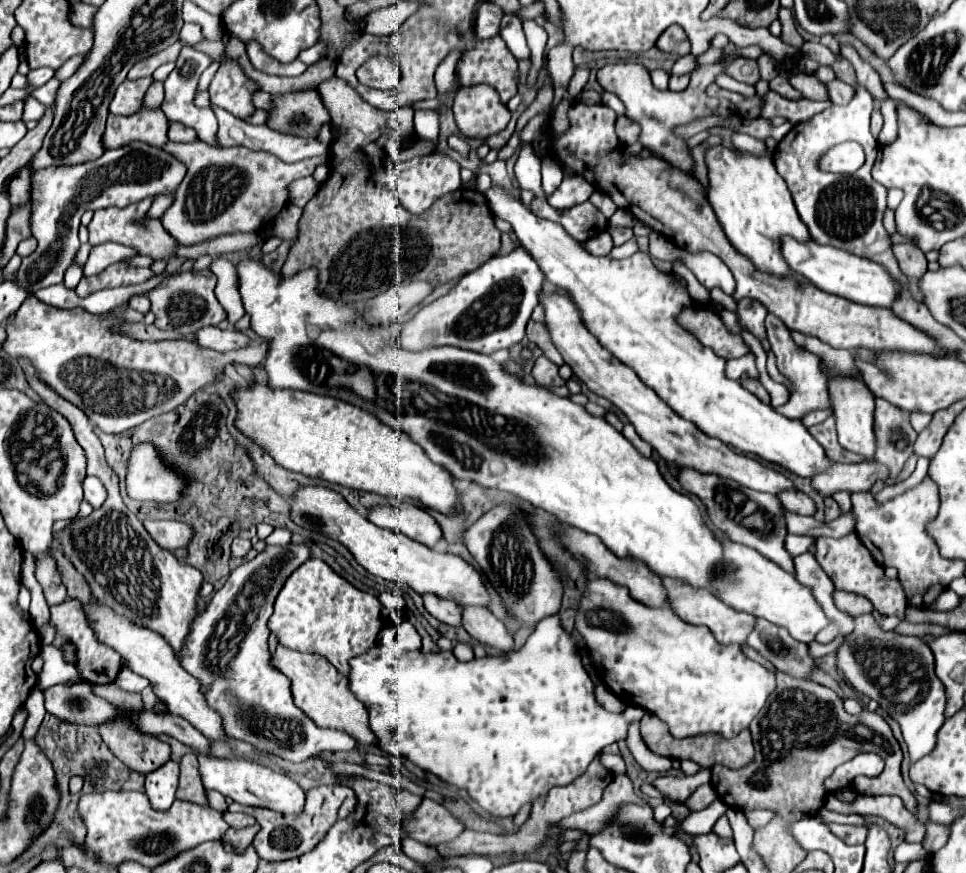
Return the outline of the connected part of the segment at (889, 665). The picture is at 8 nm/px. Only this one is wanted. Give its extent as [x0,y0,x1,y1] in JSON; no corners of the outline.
[837,614,945,764]

